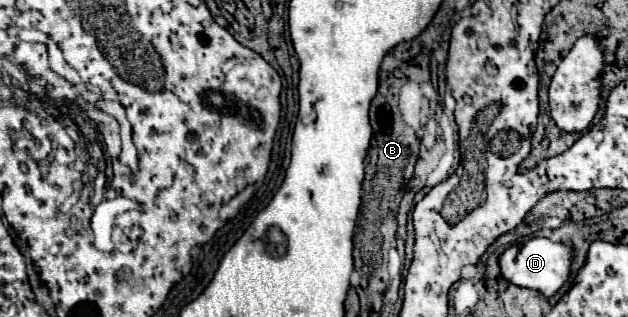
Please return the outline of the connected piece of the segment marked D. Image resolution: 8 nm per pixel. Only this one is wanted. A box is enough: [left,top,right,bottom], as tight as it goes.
[498,237,572,297]

